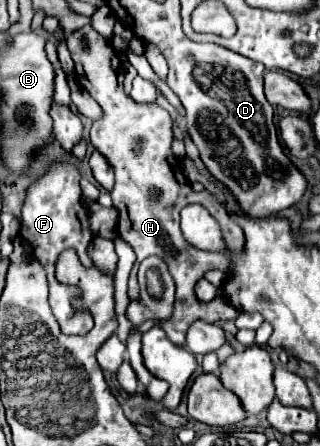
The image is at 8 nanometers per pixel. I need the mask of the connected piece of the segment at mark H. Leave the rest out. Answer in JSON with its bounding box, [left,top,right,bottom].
[66,25,244,345]

